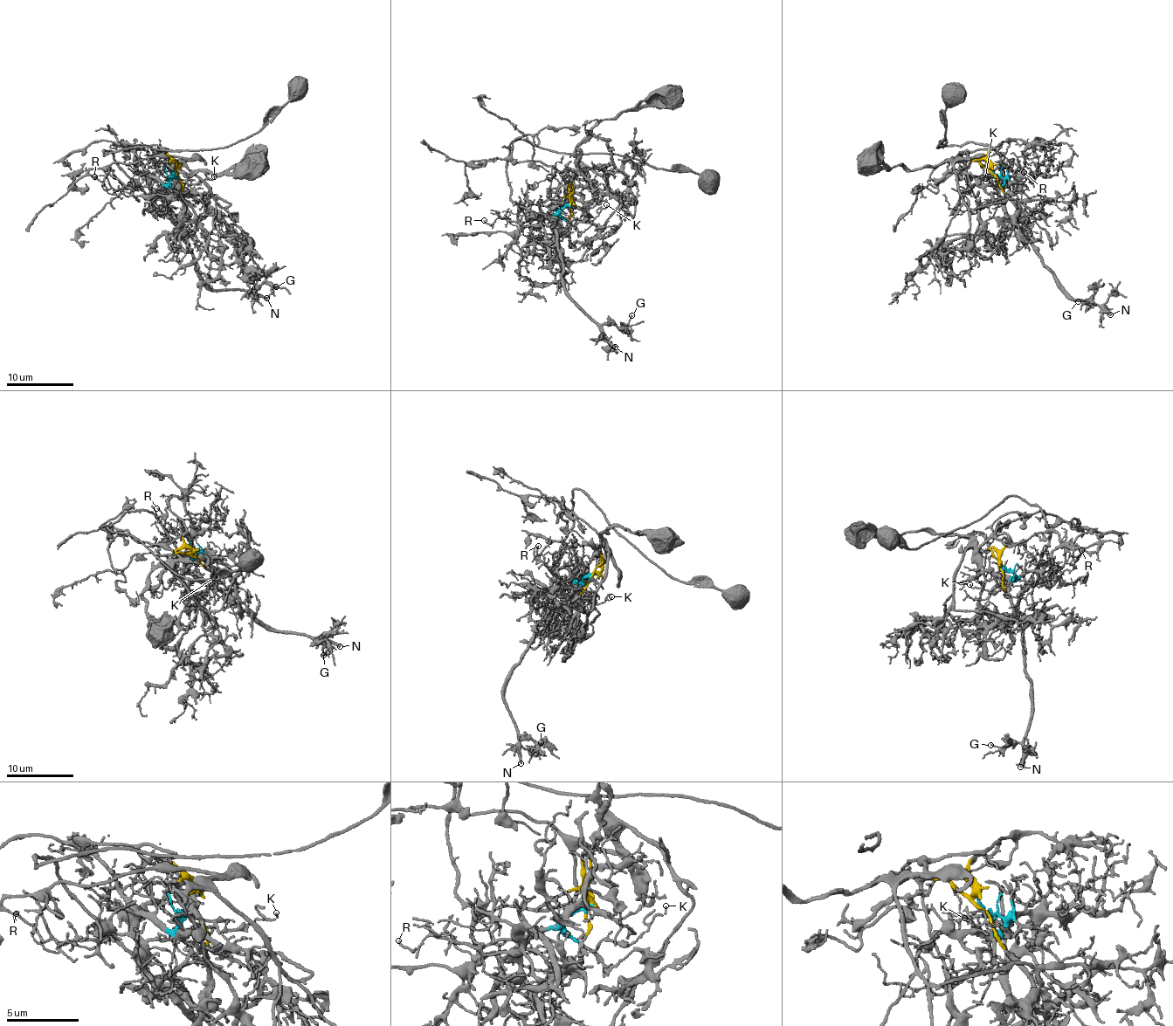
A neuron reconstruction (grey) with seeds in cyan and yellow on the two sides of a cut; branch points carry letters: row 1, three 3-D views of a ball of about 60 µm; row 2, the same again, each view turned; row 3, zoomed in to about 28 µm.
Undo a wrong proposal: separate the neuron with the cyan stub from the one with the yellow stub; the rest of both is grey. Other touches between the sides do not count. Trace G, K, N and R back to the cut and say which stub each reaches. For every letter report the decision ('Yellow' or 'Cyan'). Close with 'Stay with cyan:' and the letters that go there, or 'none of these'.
G: Cyan
K: Cyan
N: Cyan
R: Cyan
Stay with cyan: G, K, N, R

